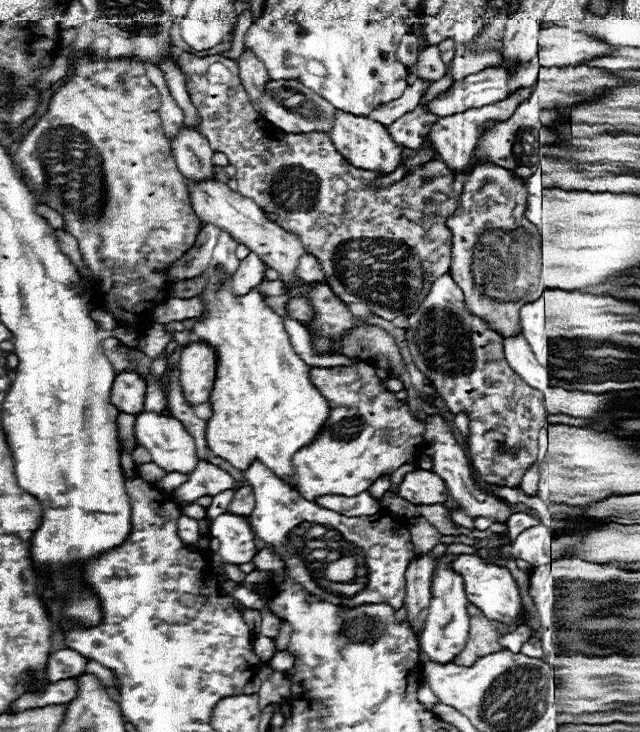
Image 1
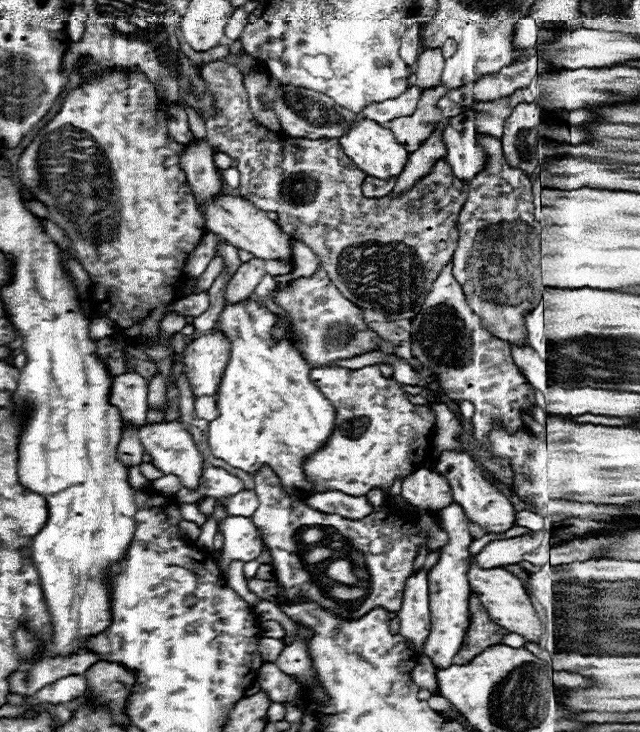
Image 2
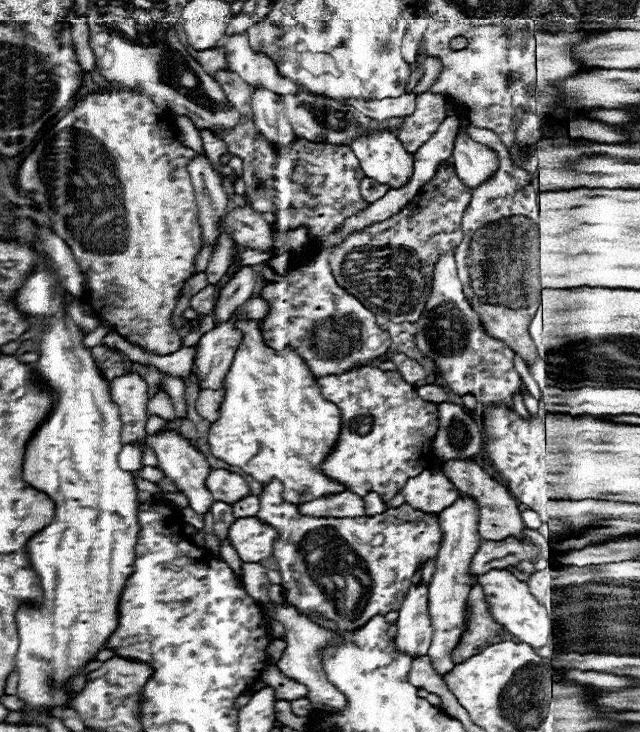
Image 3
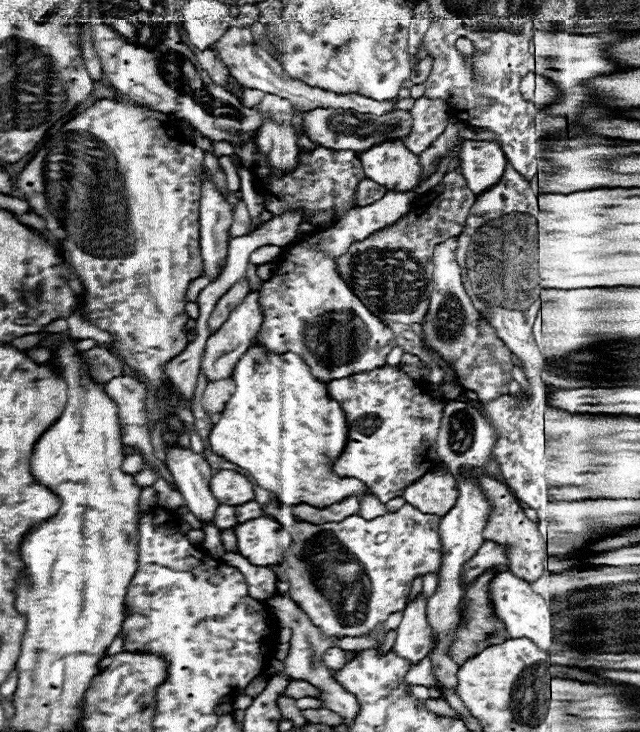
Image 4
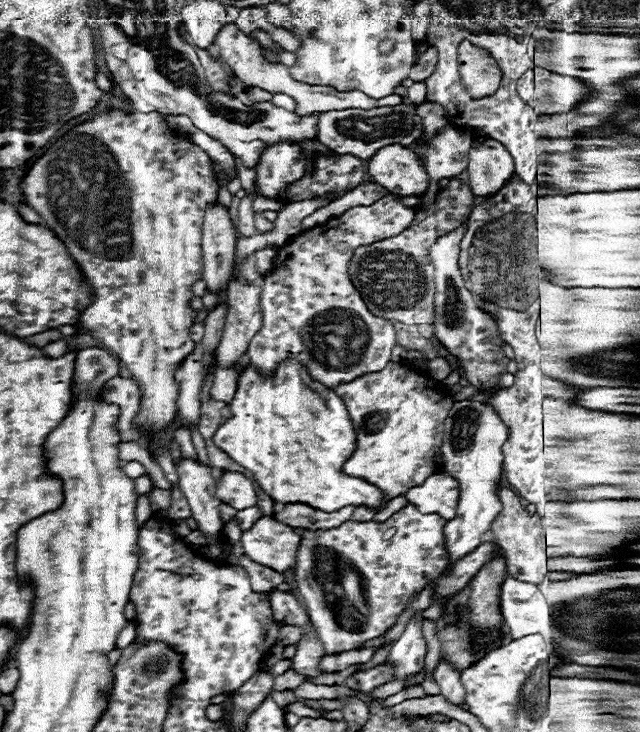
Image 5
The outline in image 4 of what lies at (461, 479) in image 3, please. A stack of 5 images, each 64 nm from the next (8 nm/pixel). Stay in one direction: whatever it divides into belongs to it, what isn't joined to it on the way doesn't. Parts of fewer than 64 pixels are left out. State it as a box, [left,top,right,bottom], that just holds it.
[482,478,546,582]

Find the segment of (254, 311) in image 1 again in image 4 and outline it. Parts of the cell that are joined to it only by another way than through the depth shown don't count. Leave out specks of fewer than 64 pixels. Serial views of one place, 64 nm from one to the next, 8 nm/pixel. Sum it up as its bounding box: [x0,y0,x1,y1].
[210,344,372,508]

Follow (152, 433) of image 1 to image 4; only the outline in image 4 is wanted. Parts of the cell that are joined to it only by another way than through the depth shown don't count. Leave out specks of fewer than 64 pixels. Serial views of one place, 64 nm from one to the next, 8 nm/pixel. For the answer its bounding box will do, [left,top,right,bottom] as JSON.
[166,446,218,524]

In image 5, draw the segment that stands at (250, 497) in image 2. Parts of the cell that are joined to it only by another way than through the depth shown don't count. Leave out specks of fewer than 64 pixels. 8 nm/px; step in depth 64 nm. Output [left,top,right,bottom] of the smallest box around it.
[236,506,264,530]

